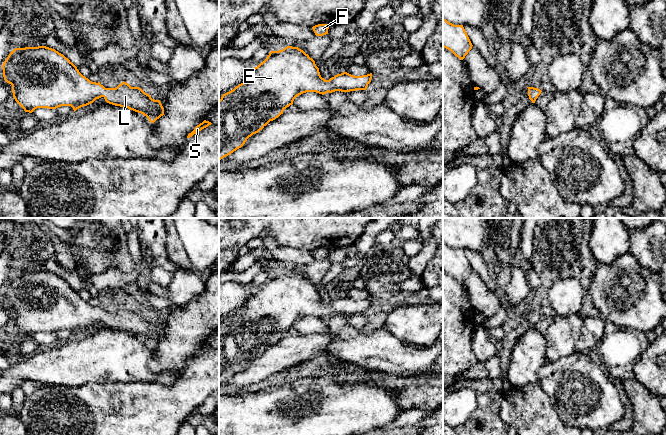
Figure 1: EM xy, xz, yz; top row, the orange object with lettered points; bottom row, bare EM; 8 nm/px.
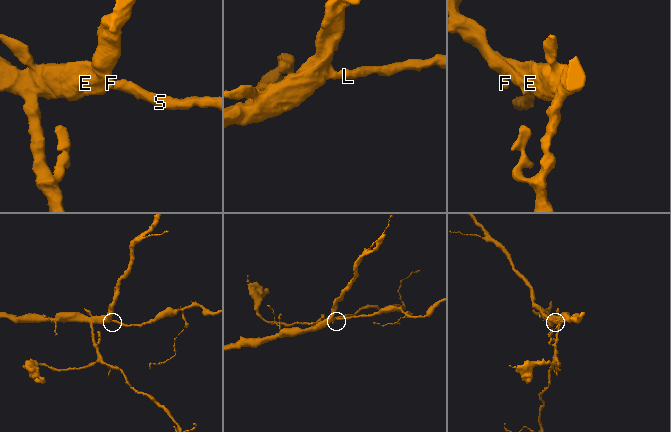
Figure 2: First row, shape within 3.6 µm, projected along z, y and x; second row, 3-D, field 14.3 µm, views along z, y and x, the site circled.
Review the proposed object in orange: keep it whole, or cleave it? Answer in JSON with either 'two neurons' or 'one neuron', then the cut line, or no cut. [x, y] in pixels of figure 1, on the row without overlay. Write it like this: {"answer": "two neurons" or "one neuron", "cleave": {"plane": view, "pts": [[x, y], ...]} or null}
{"answer": "one neuron", "cleave": null}

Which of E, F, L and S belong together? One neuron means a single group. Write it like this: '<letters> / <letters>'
E F L S

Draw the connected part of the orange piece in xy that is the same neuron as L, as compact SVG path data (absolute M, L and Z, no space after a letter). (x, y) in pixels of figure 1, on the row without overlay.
M46 270L15 272L4 285L2 293L4 304L12 309L15 325L25 336L32 337L37 332L56 333L61 330L71 330L75 336L103 321L109 328L143 338L151 347L164 339L160 324L152 323L141 312L131 311L124 305L116 312L105 312L100 306L92 306L83 300L63 278Z

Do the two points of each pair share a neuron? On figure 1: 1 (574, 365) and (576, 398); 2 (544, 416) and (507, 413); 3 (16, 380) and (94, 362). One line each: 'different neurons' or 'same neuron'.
1: same neuron
2: same neuron
3: same neuron

